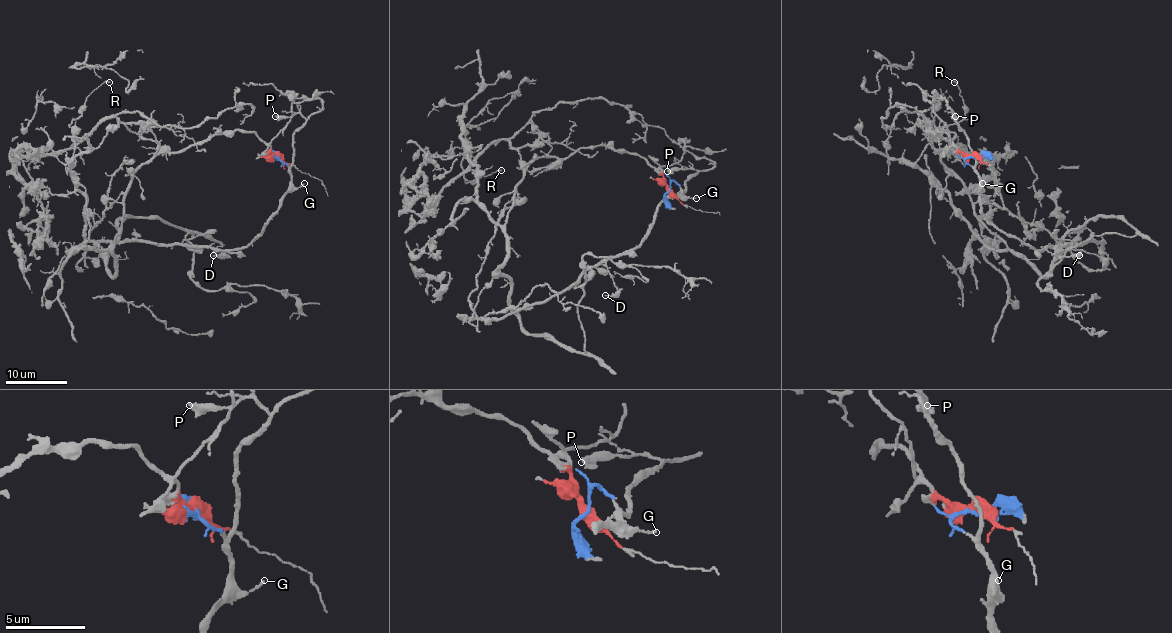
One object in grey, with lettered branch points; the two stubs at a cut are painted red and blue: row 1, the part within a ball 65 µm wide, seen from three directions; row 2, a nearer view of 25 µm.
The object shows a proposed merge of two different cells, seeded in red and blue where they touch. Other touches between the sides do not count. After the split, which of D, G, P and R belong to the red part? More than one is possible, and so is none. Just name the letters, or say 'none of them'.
R

